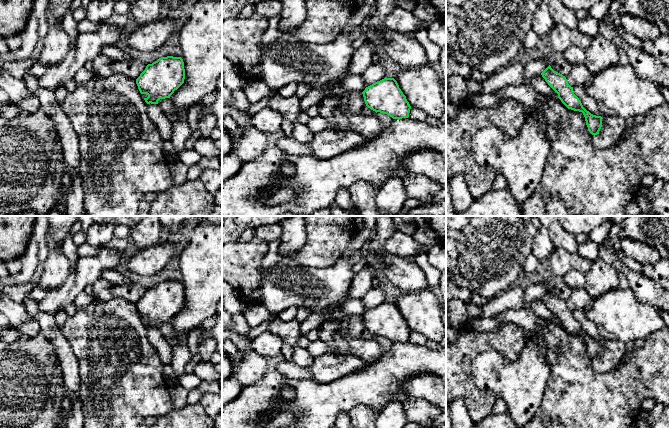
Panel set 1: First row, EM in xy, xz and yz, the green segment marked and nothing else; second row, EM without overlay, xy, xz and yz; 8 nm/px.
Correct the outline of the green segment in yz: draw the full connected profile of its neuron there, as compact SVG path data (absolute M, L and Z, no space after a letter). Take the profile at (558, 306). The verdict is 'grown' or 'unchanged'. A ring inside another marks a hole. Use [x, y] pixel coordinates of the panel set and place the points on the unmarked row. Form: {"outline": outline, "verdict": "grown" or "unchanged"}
{"outline": "M550 289L541 299L568 333L583 337L589 356L592 359L599 358L602 351L602 341L591 338L583 331L579 322L574 318L573 311L568 308L566 301L554 295Z", "verdict": "unchanged"}

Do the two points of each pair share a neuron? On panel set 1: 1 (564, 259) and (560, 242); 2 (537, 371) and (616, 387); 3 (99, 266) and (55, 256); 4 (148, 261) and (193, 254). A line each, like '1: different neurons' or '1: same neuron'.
1: different neurons
2: different neurons
3: different neurons
4: different neurons

